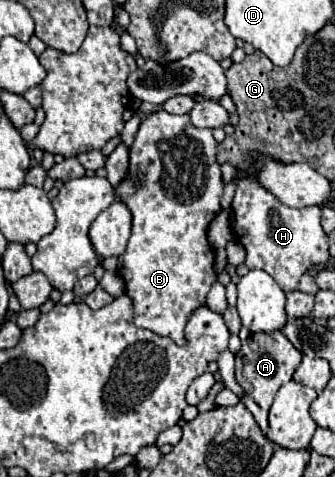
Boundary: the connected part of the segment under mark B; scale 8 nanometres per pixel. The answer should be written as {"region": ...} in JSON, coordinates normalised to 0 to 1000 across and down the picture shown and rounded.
{"region":[[[490,229],[466,233],[466,237],[448,237],[424,249],[424,262],[406,279],[406,291],[400,291],[400,304],[388,308],[388,358],[382,358],[382,371],[346,392],[346,413],[358,421],[370,421],[382,430],[382,438],[394,442],[394,497],[382,505],[382,518],[370,526],[370,535],[352,539],[352,577],[370,585],[376,593],[376,618],[388,618],[394,635],[400,635],[400,681],[406,686],[424,686],[424,690],[448,690],[460,694],[466,702],[484,702],[484,706],[507,706],[525,723],[543,723],[549,719],[549,681],[561,673],[561,665],[573,660],[573,648],[609,639],[615,631],[615,614],[627,610],[633,593],[645,589],[645,577],[639,577],[639,522],[621,514],[621,501],[615,501],[615,480],[627,472],[627,463],[657,447],[657,413],[663,413],[663,367],[657,367],[657,346],[645,342],[645,291],[633,287],[633,275],[627,270],[591,270],[567,258],[567,245],[561,241],[513,241],[513,237],[496,237]]]}

